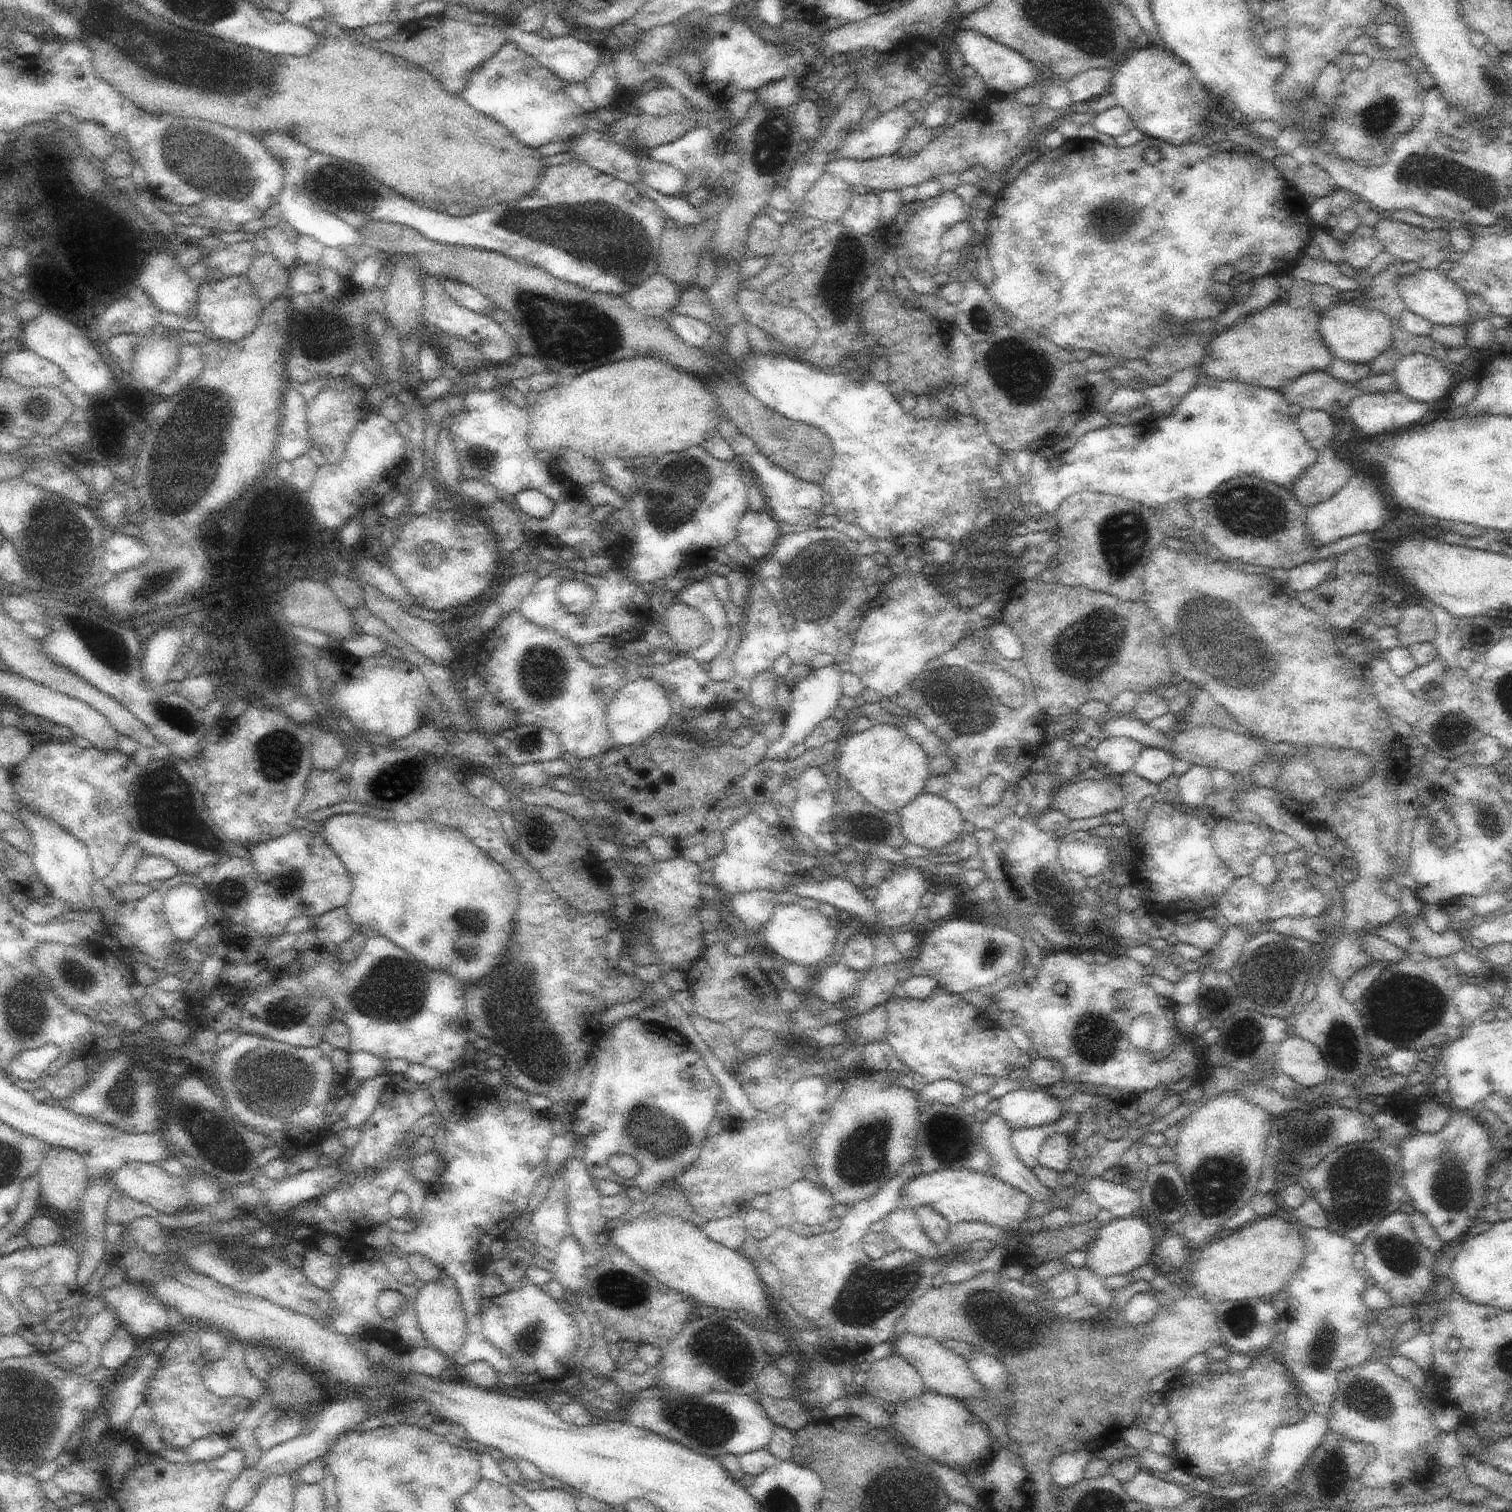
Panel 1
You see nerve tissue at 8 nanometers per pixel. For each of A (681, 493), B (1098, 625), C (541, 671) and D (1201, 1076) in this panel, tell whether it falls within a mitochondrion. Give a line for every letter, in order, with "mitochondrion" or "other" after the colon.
A: mitochondrion
B: mitochondrion
C: mitochondrion
D: other

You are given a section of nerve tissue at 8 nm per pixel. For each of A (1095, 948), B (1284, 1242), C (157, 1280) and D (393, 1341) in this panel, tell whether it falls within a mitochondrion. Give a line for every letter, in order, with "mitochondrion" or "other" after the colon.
A: other
B: other
C: other
D: other

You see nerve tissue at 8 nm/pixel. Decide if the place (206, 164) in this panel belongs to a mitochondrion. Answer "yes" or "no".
yes

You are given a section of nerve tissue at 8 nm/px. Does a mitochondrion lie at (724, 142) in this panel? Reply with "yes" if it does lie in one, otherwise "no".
no

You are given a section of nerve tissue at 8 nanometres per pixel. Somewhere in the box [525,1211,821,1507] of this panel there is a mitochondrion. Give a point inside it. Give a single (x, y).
(709, 1424)

